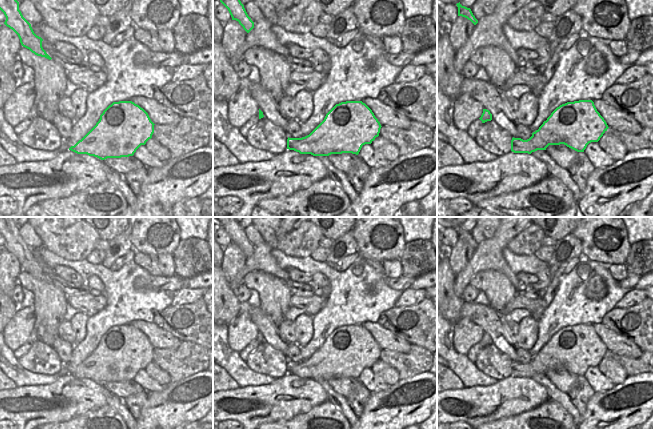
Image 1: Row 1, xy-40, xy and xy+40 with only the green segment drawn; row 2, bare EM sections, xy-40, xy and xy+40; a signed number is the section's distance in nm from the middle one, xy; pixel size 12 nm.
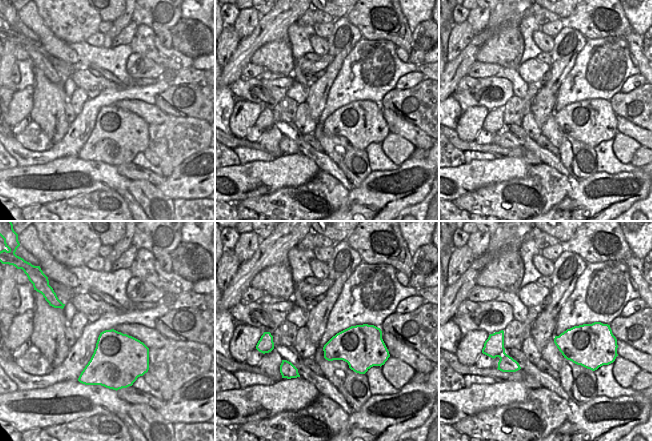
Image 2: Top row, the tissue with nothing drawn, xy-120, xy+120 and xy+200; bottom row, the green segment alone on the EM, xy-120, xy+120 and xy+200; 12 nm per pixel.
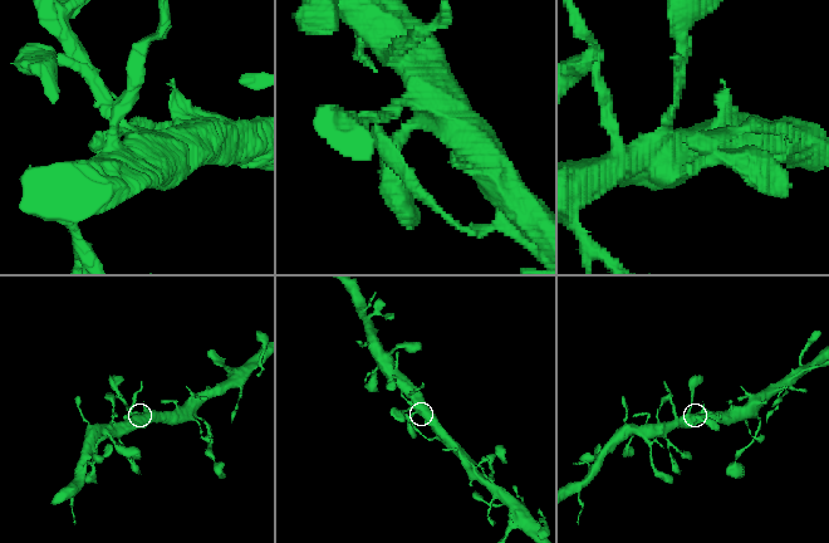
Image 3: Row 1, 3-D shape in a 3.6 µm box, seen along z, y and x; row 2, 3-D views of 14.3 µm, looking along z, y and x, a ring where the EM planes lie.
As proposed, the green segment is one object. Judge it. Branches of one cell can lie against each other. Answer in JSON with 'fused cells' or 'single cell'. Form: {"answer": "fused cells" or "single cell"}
{"answer": "single cell"}

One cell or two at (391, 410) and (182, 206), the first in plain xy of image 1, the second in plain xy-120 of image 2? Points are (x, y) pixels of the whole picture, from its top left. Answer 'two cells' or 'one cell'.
two cells

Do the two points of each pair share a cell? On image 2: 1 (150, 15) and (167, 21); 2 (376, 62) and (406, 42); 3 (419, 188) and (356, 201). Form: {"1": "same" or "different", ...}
{"1": "same", "2": "different", "3": "same"}

